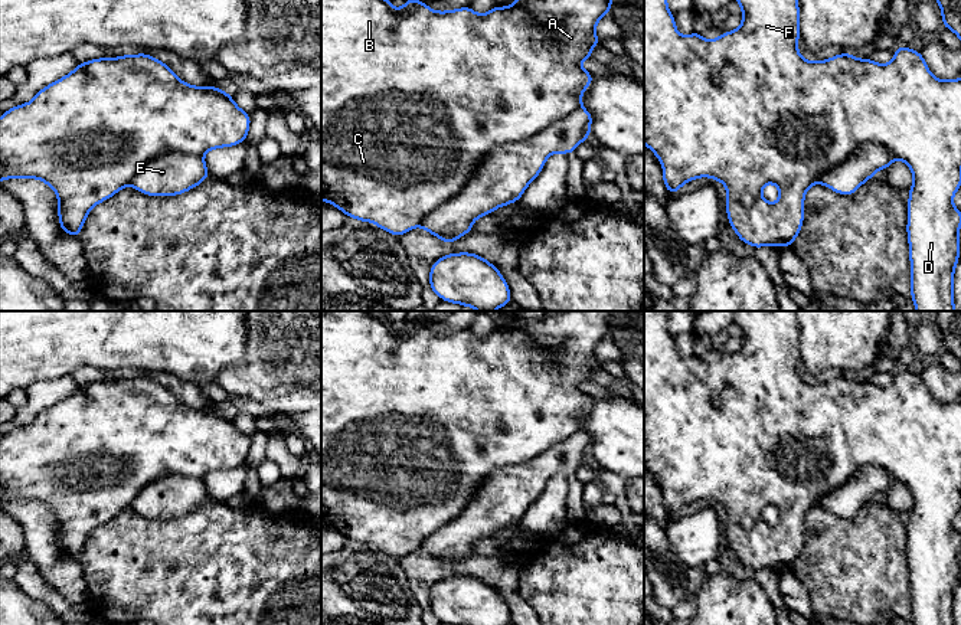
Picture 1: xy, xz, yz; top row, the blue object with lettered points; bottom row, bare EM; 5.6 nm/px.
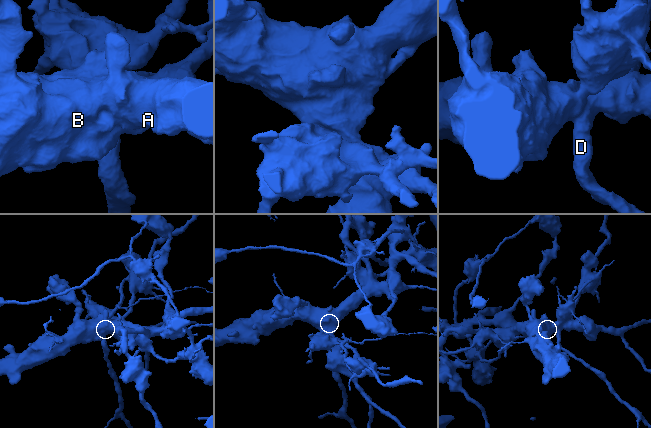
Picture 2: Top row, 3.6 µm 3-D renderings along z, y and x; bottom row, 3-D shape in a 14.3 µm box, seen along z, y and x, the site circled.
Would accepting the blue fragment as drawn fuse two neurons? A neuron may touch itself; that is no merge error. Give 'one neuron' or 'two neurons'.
two neurons

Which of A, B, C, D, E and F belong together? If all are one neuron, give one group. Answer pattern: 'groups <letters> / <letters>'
groups A B C D F / E

